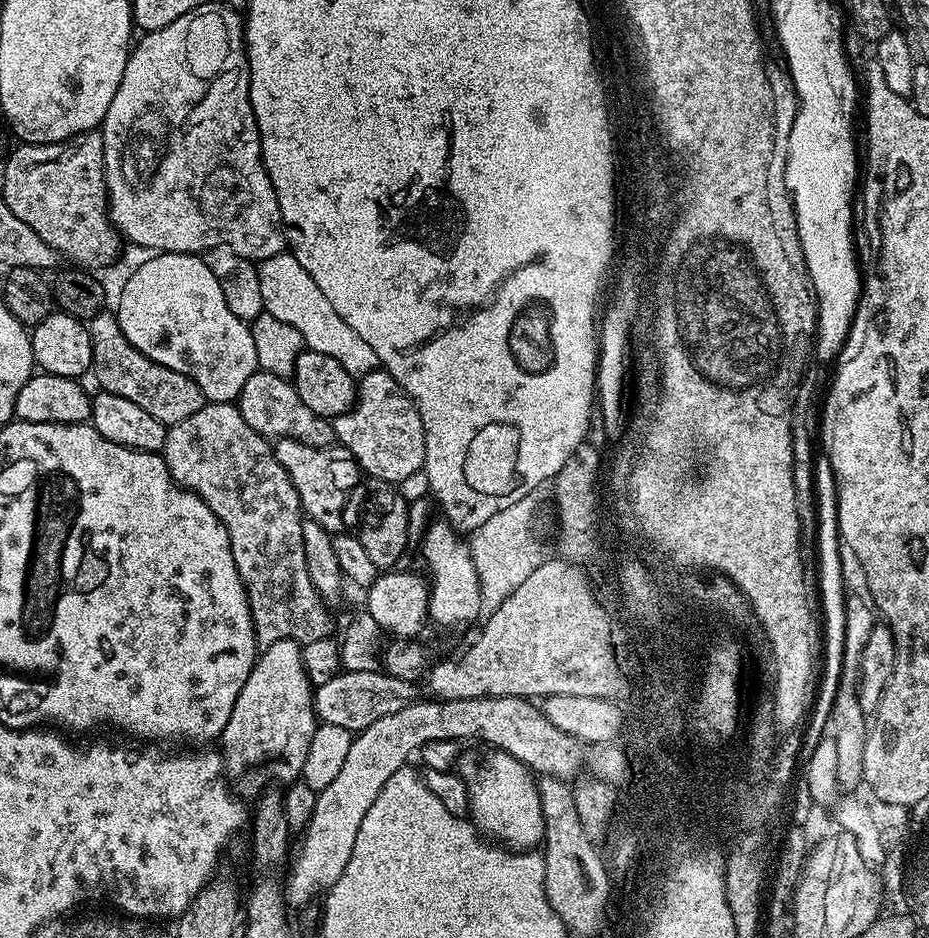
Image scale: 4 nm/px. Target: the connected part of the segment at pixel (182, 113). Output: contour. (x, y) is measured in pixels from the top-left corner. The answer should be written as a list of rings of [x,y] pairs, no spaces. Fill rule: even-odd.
[[[205,2],[202,7],[197,8],[195,12],[187,12],[178,17],[174,22],[170,22],[170,26],[166,26],[160,32],[149,32],[141,35],[138,43],[131,49],[128,57],[128,65],[122,74],[122,82],[118,86],[118,94],[114,94],[114,102],[110,102],[110,110],[106,110],[106,118],[102,125],[102,135],[104,137],[104,180],[108,183],[108,217],[112,219],[112,226],[120,233],[125,241],[128,240],[132,244],[137,244],[140,248],[152,248],[157,253],[162,252],[190,252],[193,254],[208,254],[217,248],[225,247],[229,252],[238,254],[242,258],[253,262],[261,262],[270,258],[272,255],[285,251],[286,248],[286,229],[284,221],[280,219],[280,207],[278,206],[278,198],[274,186],[268,177],[268,171],[264,169],[264,159],[260,153],[260,131],[256,125],[254,118],[254,110],[250,102],[250,94],[248,93],[248,49],[246,47],[246,24],[242,19],[241,13],[235,8],[228,7],[227,3],[212,4]]]

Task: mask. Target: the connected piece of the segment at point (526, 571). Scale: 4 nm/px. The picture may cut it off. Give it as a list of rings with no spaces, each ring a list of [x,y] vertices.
[[[531,499],[518,502],[501,513],[494,514],[494,518],[471,533],[470,540],[474,545],[476,566],[480,574],[480,595],[483,596],[485,605],[498,606],[506,602],[506,598],[510,598],[510,594],[514,594],[514,590],[518,590],[518,586],[522,586],[522,582],[526,582],[526,578],[530,578],[530,574],[534,574],[534,570],[538,570],[538,566],[546,559],[544,548],[536,537],[536,512],[532,509],[532,503]]]

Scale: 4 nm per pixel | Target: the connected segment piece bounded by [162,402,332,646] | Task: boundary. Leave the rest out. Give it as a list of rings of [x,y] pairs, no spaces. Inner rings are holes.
[[[206,402],[198,414],[192,414],[165,431],[162,455],[177,484],[200,496],[226,526],[234,566],[238,566],[238,574],[248,595],[257,645],[267,646],[279,640],[307,642],[328,636],[332,628],[332,620],[328,617],[329,605],[316,592],[306,570],[300,495],[282,462],[278,462],[273,445],[265,436],[258,434],[258,430],[250,430],[250,426],[246,426],[246,418],[242,418],[239,407],[235,403]]]

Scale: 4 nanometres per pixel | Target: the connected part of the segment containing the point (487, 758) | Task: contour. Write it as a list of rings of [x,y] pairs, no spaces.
[[[488,750],[466,777],[470,816],[477,832],[512,850],[532,850],[544,838],[540,785],[532,769],[508,752]]]

